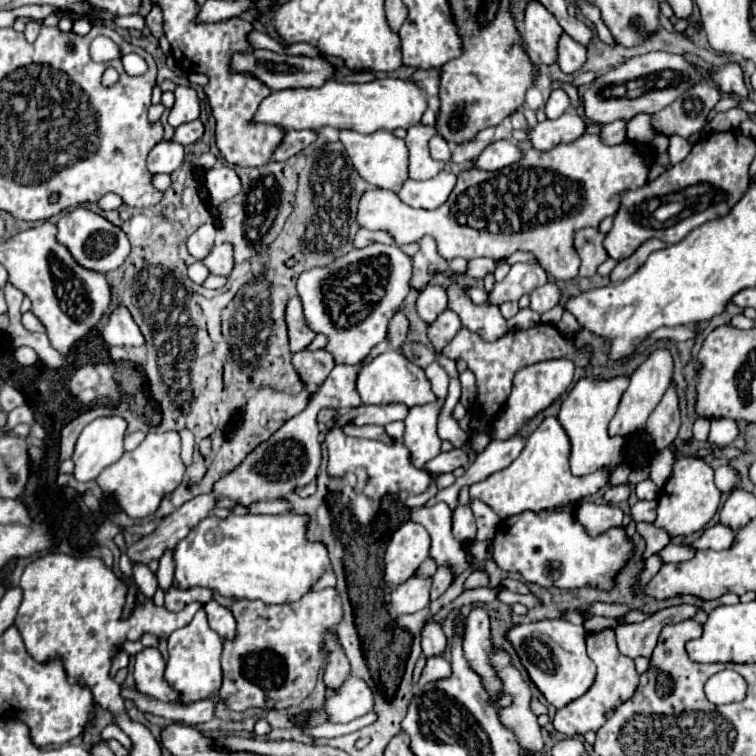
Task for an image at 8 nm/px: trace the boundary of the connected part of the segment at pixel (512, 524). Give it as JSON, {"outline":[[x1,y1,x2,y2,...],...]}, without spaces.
{"outline":[[566,504,558,510,542,510,534,516,512,516,498,524,496,536,492,540,492,560,498,568,506,572,520,572,526,582,536,582,540,586,556,586,556,588,580,588,580,586,598,586,612,588,614,574,624,566,630,556,632,546,622,528,610,528,598,536,590,536,586,528,576,520,576,506]]}

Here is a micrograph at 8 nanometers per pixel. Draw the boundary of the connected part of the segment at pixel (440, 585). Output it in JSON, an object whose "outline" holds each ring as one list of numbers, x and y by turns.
{"outline":[[442,566,436,570,436,574,432,576,432,590,430,590,430,602,434,602,436,598,440,598,446,588,452,584,452,574,450,570,442,570]]}

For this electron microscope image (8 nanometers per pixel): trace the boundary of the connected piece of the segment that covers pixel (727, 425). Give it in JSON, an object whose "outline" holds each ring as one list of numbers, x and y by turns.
{"outline":[[728,418,712,420,712,430,708,436,710,444,714,444,716,448,724,448,732,444,736,438,738,438,738,424,734,420,728,420]]}

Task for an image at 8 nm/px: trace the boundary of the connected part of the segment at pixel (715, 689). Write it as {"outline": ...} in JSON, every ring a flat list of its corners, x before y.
{"outline":[[724,670,714,674,706,682,706,698,712,704,730,704,740,702,746,694,746,682,744,678,734,670]]}

